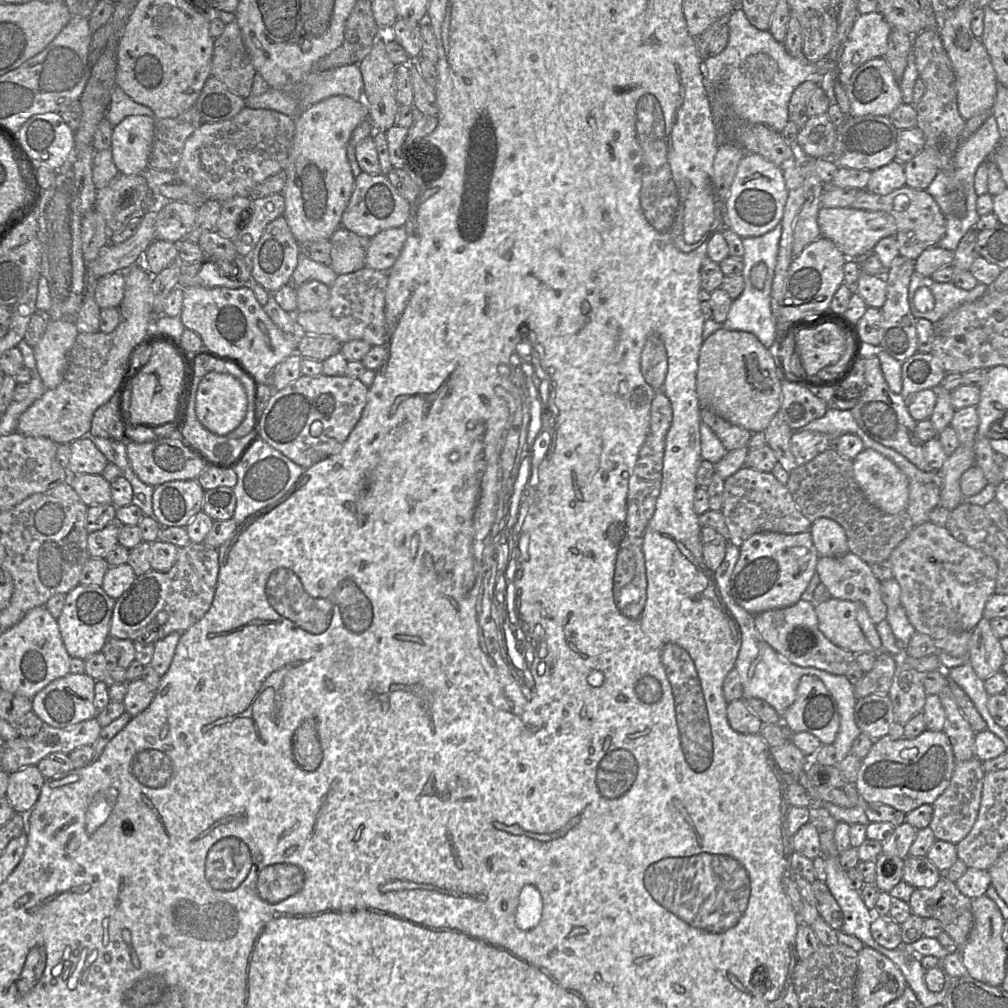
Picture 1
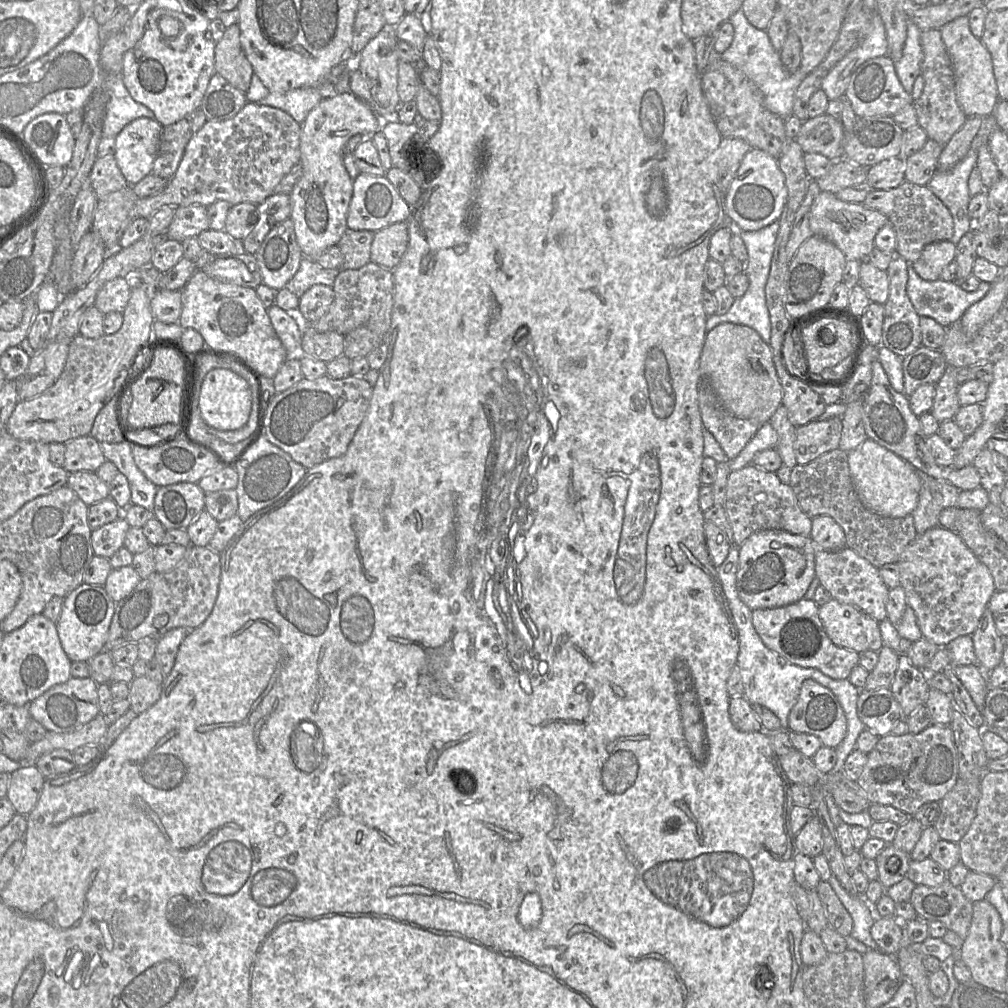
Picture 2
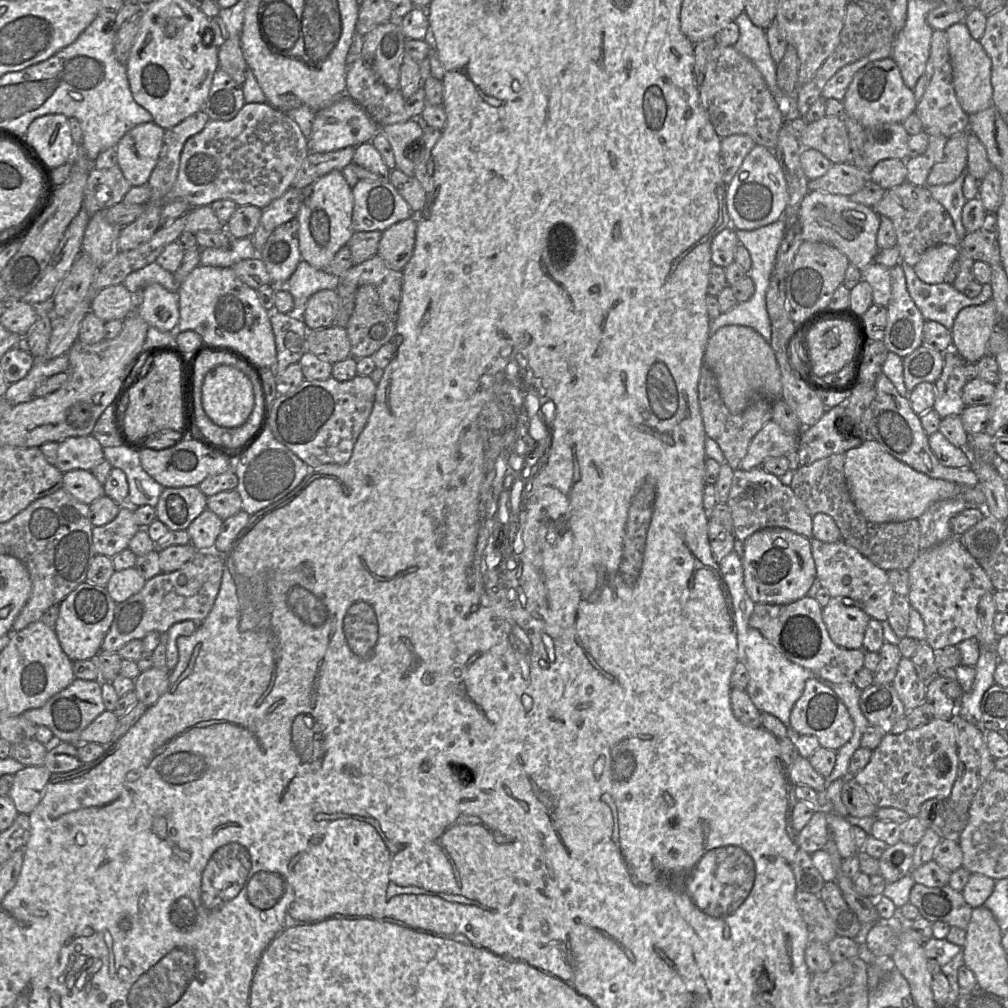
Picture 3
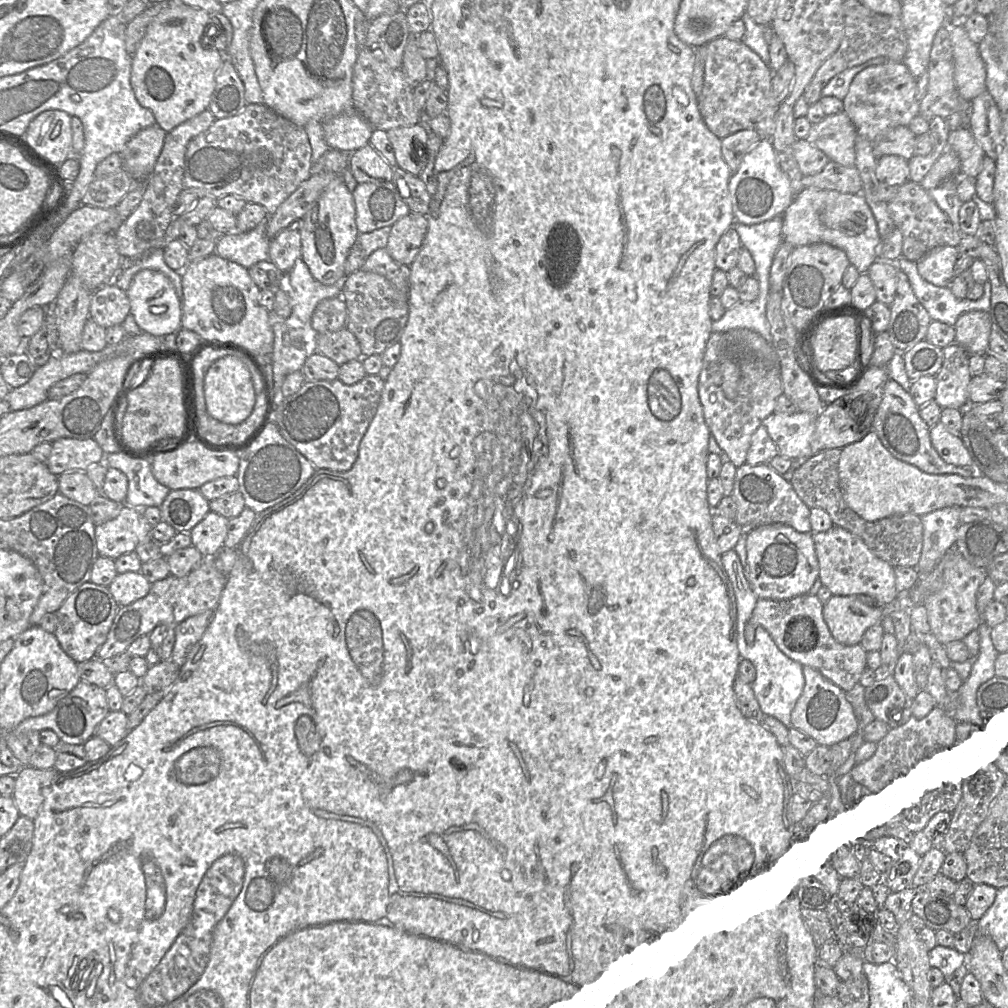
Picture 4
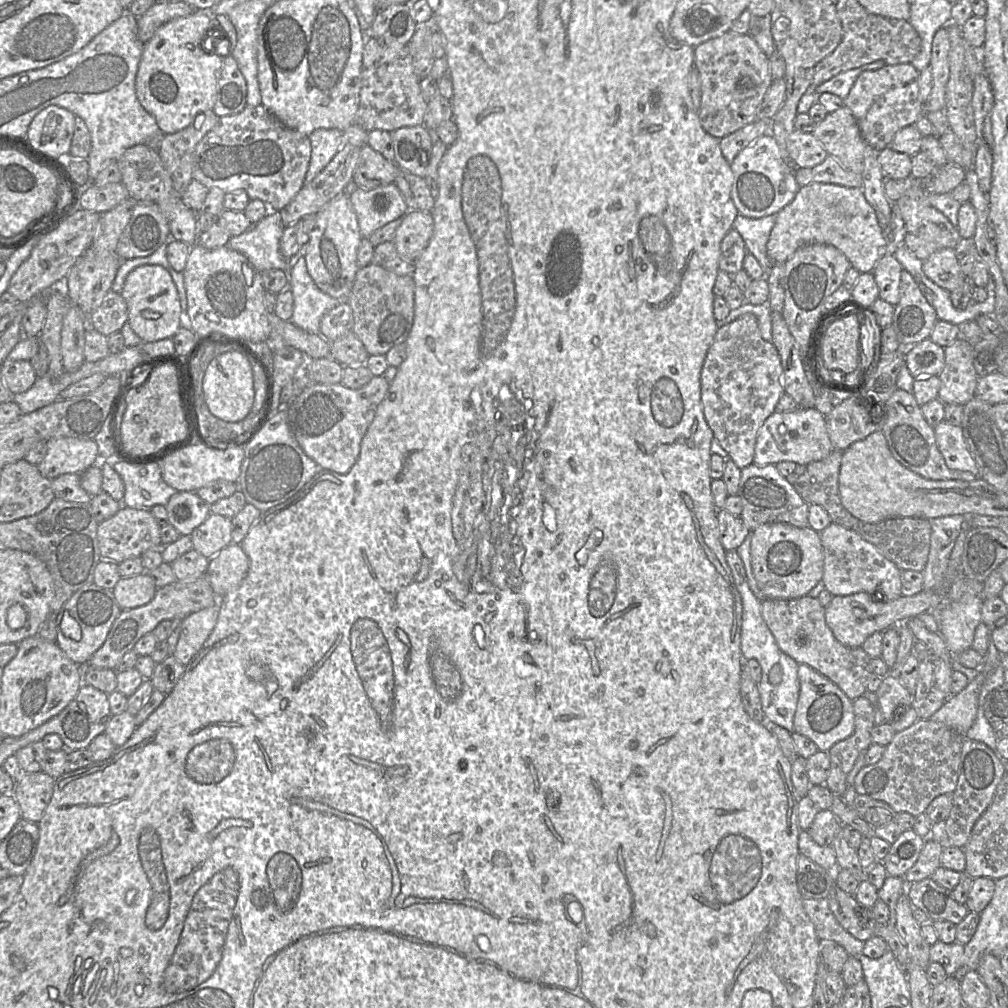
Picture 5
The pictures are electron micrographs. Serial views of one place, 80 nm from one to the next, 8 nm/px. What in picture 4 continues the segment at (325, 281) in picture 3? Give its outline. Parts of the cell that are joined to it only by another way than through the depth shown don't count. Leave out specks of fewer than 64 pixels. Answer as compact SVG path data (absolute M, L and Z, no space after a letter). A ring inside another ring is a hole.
M298 258L291 270L284 274L292 313L303 323L311 323L313 312L320 301L341 297L342 282L322 284L312 276L302 258Z

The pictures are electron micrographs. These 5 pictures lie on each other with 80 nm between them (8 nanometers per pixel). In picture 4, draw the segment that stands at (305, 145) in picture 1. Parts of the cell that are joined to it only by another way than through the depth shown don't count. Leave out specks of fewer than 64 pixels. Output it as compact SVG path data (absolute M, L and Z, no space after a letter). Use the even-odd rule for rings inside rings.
M355 110L325 120L322 128L327 145L345 152L354 152L367 145L374 130ZM342 176L335 178L319 197L316 204L300 219L301 258L312 276L324 285L342 282L346 276L345 262L350 249L356 244L360 234L355 221L355 202Z

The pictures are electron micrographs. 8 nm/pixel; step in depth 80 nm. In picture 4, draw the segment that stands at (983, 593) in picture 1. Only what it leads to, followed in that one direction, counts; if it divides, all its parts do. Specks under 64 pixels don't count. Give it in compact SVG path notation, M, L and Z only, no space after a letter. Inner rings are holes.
M954 545L951 559L946 563L943 572L942 588L924 602L931 633L938 642L948 645L951 642L962 641L981 625L982 620L977 611L977 592L986 577L988 577L986 571L973 567Z

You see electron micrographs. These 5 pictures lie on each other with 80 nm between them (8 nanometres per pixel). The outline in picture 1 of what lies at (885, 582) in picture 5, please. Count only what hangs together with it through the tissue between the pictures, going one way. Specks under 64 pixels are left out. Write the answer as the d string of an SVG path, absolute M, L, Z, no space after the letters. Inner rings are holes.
M848 552L841 557L820 557L816 572L821 583L829 590L831 598L861 602L875 625L886 619L888 608L881 597L880 581L874 576L870 565L857 555Z

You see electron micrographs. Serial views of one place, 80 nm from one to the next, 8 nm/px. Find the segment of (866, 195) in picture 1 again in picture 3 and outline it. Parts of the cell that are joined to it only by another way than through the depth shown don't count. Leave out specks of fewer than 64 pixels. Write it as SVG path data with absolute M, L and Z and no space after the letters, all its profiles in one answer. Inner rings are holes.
M905 181L886 190L883 198L872 208L880 216L886 216L892 221L900 262L914 266L928 248L939 244L949 244L960 248L961 239L957 236L949 212L932 196L926 186L918 186Z

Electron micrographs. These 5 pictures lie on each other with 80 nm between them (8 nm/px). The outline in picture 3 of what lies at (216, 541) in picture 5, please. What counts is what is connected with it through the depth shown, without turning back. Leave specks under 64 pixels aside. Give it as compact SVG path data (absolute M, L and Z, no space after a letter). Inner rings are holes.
M205 509L188 526L190 544L198 550L213 550L215 541L220 534L223 521L209 509Z

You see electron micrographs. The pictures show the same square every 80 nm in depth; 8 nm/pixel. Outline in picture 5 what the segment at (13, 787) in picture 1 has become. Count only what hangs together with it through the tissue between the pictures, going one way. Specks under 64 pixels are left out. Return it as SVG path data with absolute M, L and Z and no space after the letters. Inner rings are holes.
M43 771L22 773L20 780L16 781L13 795L23 819L35 823L41 820L52 798L54 782L55 778Z

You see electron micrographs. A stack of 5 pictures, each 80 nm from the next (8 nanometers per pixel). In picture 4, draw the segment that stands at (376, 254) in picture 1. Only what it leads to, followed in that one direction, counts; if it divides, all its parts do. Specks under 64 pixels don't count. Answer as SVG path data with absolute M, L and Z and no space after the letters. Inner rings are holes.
M409 212L391 226L386 249L399 264L410 266L421 249L428 230L425 215Z

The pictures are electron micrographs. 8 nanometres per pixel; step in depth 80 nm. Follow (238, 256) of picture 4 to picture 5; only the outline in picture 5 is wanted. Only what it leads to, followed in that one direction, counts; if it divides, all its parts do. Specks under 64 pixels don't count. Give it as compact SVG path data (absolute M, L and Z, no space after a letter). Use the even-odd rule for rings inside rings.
M279 211L268 215L238 236L232 236L227 247L243 254L259 272L267 269L289 270L288 261L280 252L284 225Z

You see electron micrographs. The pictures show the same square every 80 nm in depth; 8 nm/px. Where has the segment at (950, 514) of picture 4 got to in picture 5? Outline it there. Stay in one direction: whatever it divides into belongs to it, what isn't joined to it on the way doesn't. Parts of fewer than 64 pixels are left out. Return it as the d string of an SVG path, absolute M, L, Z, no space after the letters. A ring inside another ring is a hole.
M963 515L927 519L931 525L928 561L923 569L923 590L932 590L943 584L948 561L962 529Z

